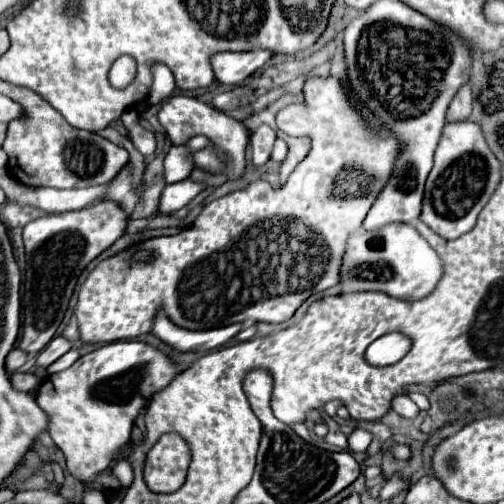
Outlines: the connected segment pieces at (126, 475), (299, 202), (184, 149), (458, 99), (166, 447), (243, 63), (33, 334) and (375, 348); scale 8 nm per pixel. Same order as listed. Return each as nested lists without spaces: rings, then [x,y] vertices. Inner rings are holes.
[[[122,459],[122,461],[116,461],[116,465],[114,465],[114,475],[120,479],[120,483],[122,483],[122,487],[128,487],[130,483],[132,483],[132,479],[134,479],[134,471],[132,471],[132,467],[130,467],[130,463],[128,463],[128,459]]]
[[[326,77],[326,78],[309,78],[304,83],[304,99],[300,103],[292,103],[292,105],[286,105],[278,115],[276,115],[276,125],[280,131],[284,131],[286,135],[290,137],[310,137],[312,133],[312,149],[310,153],[306,155],[306,159],[290,173],[288,181],[280,189],[272,189],[266,181],[254,181],[250,183],[246,189],[240,189],[240,191],[234,191],[234,193],[228,193],[226,197],[220,197],[220,199],[214,199],[212,203],[208,203],[202,213],[196,217],[196,221],[192,223],[190,227],[182,229],[178,235],[170,235],[170,237],[154,237],[154,239],[148,239],[148,241],[142,241],[140,245],[134,245],[130,249],[124,249],[120,251],[118,255],[114,257],[108,257],[104,261],[100,261],[92,271],[90,275],[86,277],[86,281],[82,283],[80,287],[80,293],[78,293],[78,303],[74,307],[74,315],[78,319],[78,327],[80,327],[80,339],[82,343],[90,343],[90,345],[96,345],[96,343],[114,343],[114,341],[122,341],[122,339],[130,339],[130,337],[140,337],[140,335],[146,335],[150,329],[152,329],[152,323],[154,323],[154,317],[158,311],[162,311],[174,325],[178,327],[184,327],[184,329],[212,329],[212,327],[222,327],[222,325],[230,325],[230,323],[240,323],[240,321],[246,321],[246,319],[252,319],[252,321],[266,321],[266,323],[282,323],[286,321],[288,317],[292,317],[292,313],[312,295],[312,293],[318,293],[318,291],[326,291],[328,287],[336,285],[338,283],[338,269],[342,265],[342,257],[344,257],[344,251],[346,251],[346,241],[348,237],[358,231],[362,227],[362,221],[366,217],[366,213],[370,211],[372,203],[376,201],[376,197],[380,195],[380,191],[384,189],[384,185],[388,183],[390,175],[392,175],[392,169],[394,169],[394,161],[400,153],[400,141],[394,139],[394,137],[388,137],[388,139],[382,139],[382,137],[376,137],[370,129],[368,129],[368,123],[364,121],[364,117],[354,109],[354,105],[350,103],[350,97],[346,93],[346,89],[342,87],[340,79],[338,77]],[[136,249],[150,249],[154,251],[154,257],[150,263],[136,263],[132,261],[132,253]]]
[[[195,136],[182,146],[172,146],[164,159],[164,179],[166,184],[176,183],[188,179],[194,161],[192,155],[196,151],[212,145],[204,136]]]
[[[470,83],[462,85],[458,89],[458,93],[454,95],[450,107],[448,107],[448,113],[446,113],[446,121],[464,121],[468,119],[472,113],[472,89],[470,89]]]
[[[166,433],[150,449],[144,465],[146,485],[154,493],[172,493],[186,481],[190,447],[178,433]]]
[[[256,49],[246,53],[218,53],[212,57],[212,69],[220,83],[238,85],[256,69],[260,69],[270,57],[272,51],[268,49]]]
[[[98,201],[80,211],[66,211],[38,217],[24,225],[26,273],[24,273],[24,323],[20,349],[24,353],[40,353],[54,337],[64,319],[68,301],[82,269],[108,249],[128,227],[128,215],[116,201]]]
[[[391,332],[379,337],[366,349],[366,361],[370,365],[394,365],[408,351],[412,341],[402,333]]]

